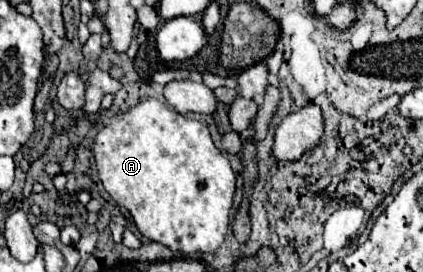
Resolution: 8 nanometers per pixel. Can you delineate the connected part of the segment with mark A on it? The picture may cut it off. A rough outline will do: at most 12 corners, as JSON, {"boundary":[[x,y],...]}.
{"boundary":[[160,100],[96,136],[104,190],[172,252],[224,242],[236,176]]}

